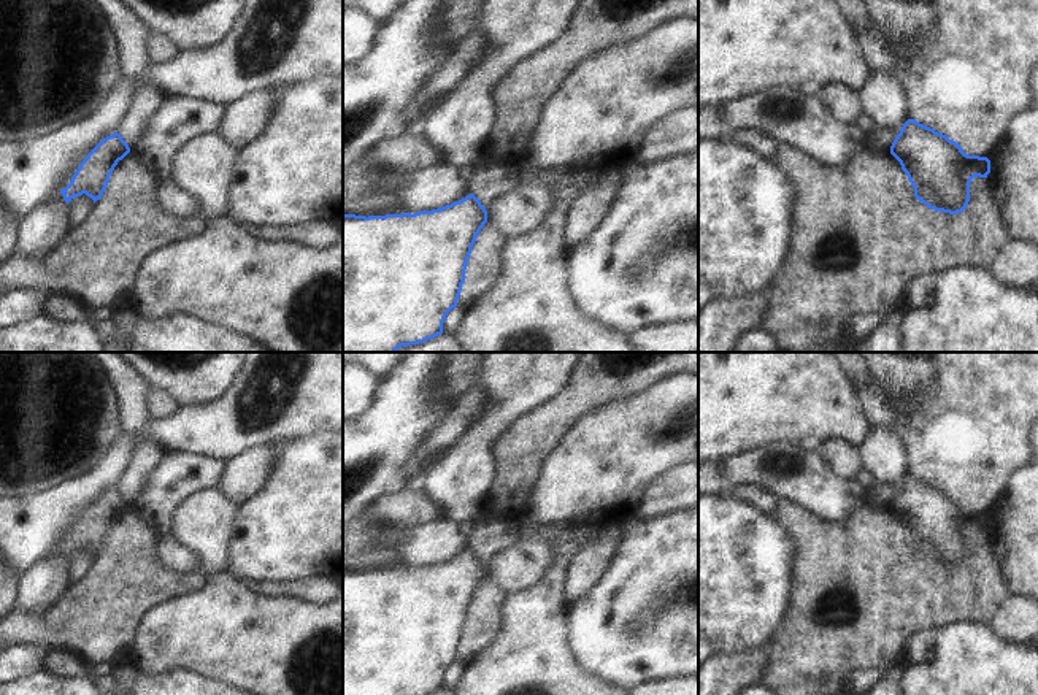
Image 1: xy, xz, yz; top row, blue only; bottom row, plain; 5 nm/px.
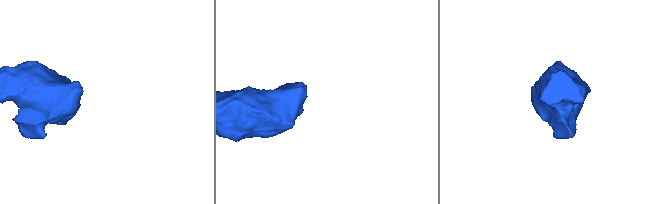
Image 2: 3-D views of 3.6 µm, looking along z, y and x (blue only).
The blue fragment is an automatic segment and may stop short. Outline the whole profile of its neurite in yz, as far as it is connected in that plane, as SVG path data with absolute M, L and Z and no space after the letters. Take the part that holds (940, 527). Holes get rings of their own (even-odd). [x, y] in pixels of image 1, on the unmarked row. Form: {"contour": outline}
{"contour": "M914 474L903 479L890 509L914 543L914 552L930 565L949 570L967 563L971 535L990 528L987 513L965 509L959 498Z"}

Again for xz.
{"contour": "M473 551L414 570L343 570L343 695L432 695L443 689L448 668L457 662L467 617L487 566Z"}

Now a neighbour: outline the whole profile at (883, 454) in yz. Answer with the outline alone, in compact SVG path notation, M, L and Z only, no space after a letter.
M884 428L871 432L860 447L862 467L873 476L876 486L890 489L902 486L909 474L909 457L897 433Z

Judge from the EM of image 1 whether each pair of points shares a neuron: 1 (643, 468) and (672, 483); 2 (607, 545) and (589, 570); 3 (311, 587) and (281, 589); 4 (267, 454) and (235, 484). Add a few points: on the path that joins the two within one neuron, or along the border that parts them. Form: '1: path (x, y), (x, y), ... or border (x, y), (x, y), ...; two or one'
1: border (681, 462), (656, 481), (638, 508); two
2: path (600, 551), (591, 564); one
3: path (303, 589), (289, 589); one
4: path (259, 462), (243, 478); one

